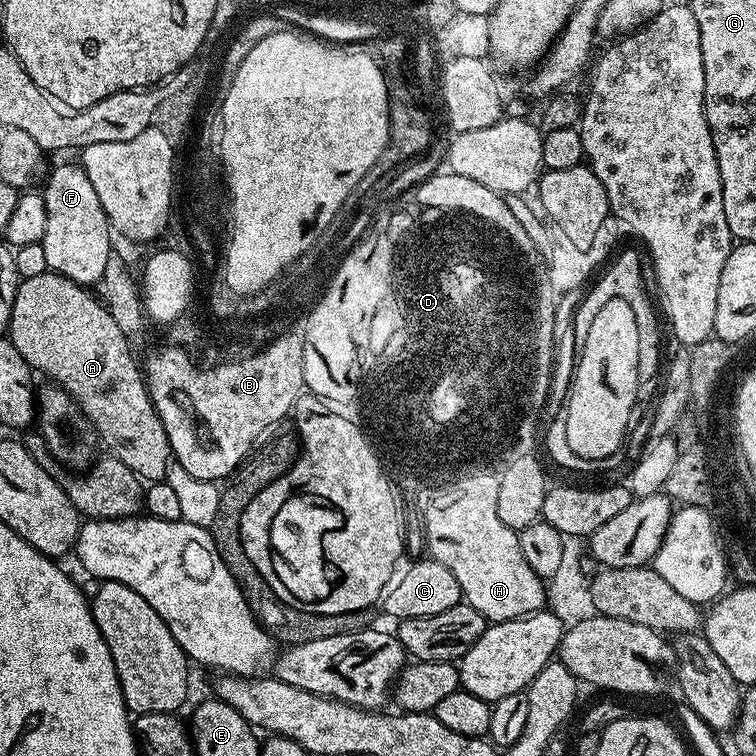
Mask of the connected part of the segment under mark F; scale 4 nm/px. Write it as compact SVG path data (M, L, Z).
M60 164L49 171L42 188L44 205L46 206L46 230L43 231L41 240L42 258L45 267L60 276L68 277L75 284L94 286L99 283L103 276L106 262L111 256L110 238L112 238L111 224L106 218L105 210L95 193L94 184L81 165Z

